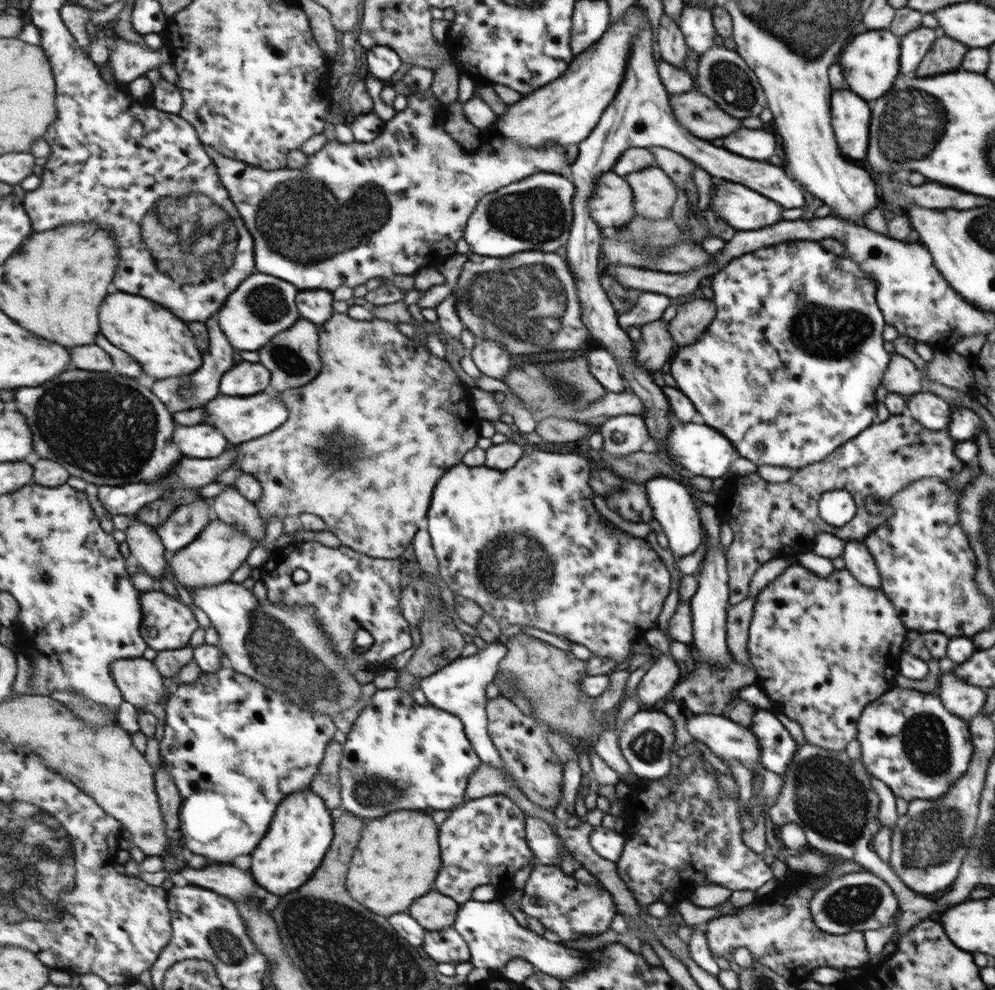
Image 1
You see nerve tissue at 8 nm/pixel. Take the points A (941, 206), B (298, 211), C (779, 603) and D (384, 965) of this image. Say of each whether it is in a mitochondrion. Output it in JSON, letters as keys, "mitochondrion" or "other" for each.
{"A":"other","B":"mitochondrion","C":"other","D":"mitochondrion"}

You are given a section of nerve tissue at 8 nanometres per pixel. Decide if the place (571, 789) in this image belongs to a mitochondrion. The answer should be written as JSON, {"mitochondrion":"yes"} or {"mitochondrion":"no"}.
{"mitochondrion":"no"}

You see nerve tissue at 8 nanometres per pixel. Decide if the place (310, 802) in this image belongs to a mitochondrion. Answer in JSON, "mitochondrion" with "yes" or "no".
{"mitochondrion":"no"}

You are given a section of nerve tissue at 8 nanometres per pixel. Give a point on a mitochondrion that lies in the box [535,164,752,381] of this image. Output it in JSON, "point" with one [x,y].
{"point":[663,232]}

